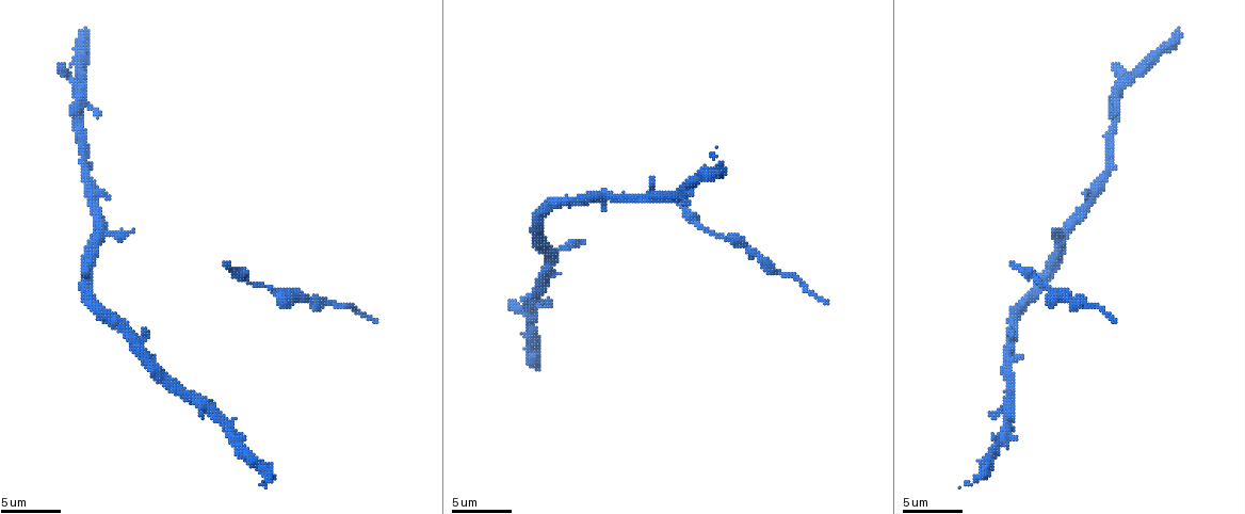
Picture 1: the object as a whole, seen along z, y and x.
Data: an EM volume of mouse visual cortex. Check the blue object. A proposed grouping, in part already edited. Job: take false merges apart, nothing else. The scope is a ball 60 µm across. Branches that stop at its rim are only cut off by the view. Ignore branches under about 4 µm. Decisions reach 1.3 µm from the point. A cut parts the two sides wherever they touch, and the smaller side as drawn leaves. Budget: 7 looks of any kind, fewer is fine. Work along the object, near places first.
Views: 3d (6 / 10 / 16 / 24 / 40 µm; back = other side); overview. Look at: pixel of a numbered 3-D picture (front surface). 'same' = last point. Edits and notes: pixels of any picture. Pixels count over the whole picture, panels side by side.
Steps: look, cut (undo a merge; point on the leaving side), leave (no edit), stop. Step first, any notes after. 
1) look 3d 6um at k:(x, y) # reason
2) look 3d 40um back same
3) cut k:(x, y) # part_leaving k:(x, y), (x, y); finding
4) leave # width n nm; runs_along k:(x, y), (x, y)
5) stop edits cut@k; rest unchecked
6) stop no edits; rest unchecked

look 3d 10um at 1:(142, 343) # four or more arms meet

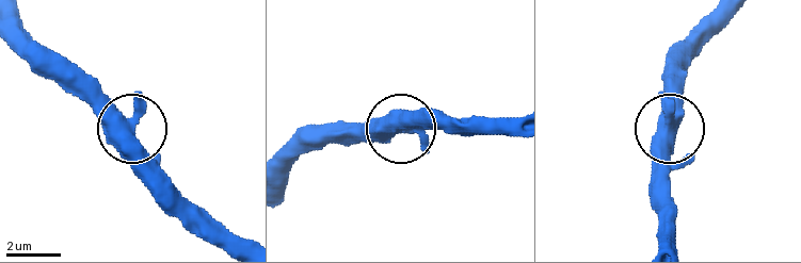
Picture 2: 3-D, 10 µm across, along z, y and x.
look 3d 6um at 2:(130, 129)

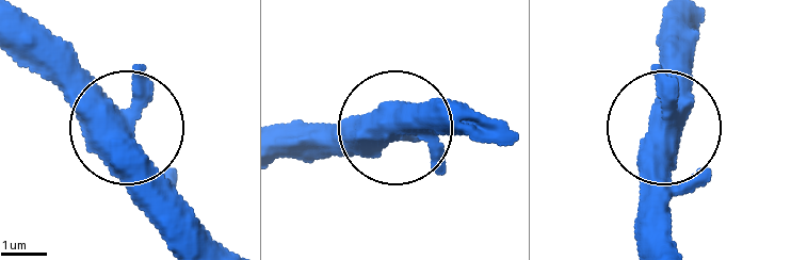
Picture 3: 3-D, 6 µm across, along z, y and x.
leave # side_arm 19 um; arms 4; one neuron here

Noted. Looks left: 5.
look 3d 10um at 1:(1048, 290) # calibre changes

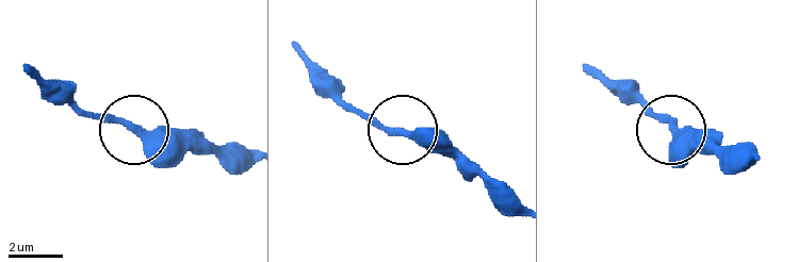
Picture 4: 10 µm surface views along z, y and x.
leave # one neuron here

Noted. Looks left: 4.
look 3d 6um at 1:(779, 272) # sudden change in width

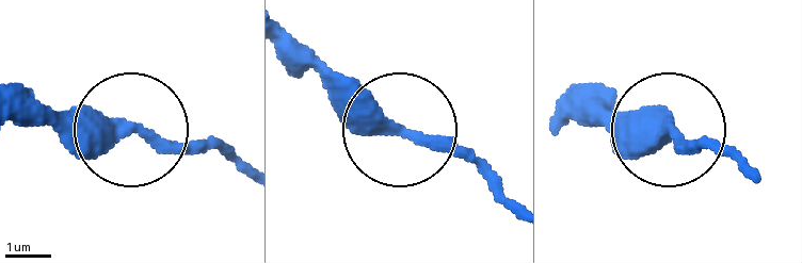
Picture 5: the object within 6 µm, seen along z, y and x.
look 3d 6um back at 5:(399, 130) # other side

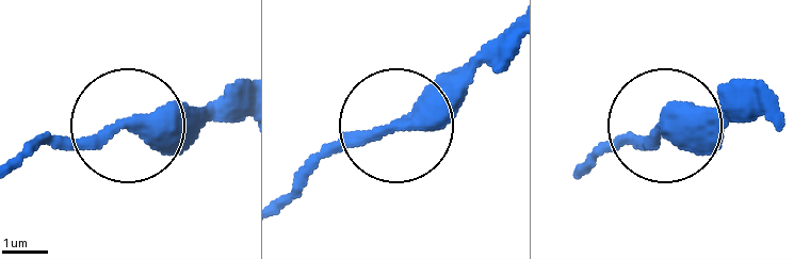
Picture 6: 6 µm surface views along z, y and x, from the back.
leave # continuous, no second neuron

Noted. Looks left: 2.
stop no edits; rest unchecked

